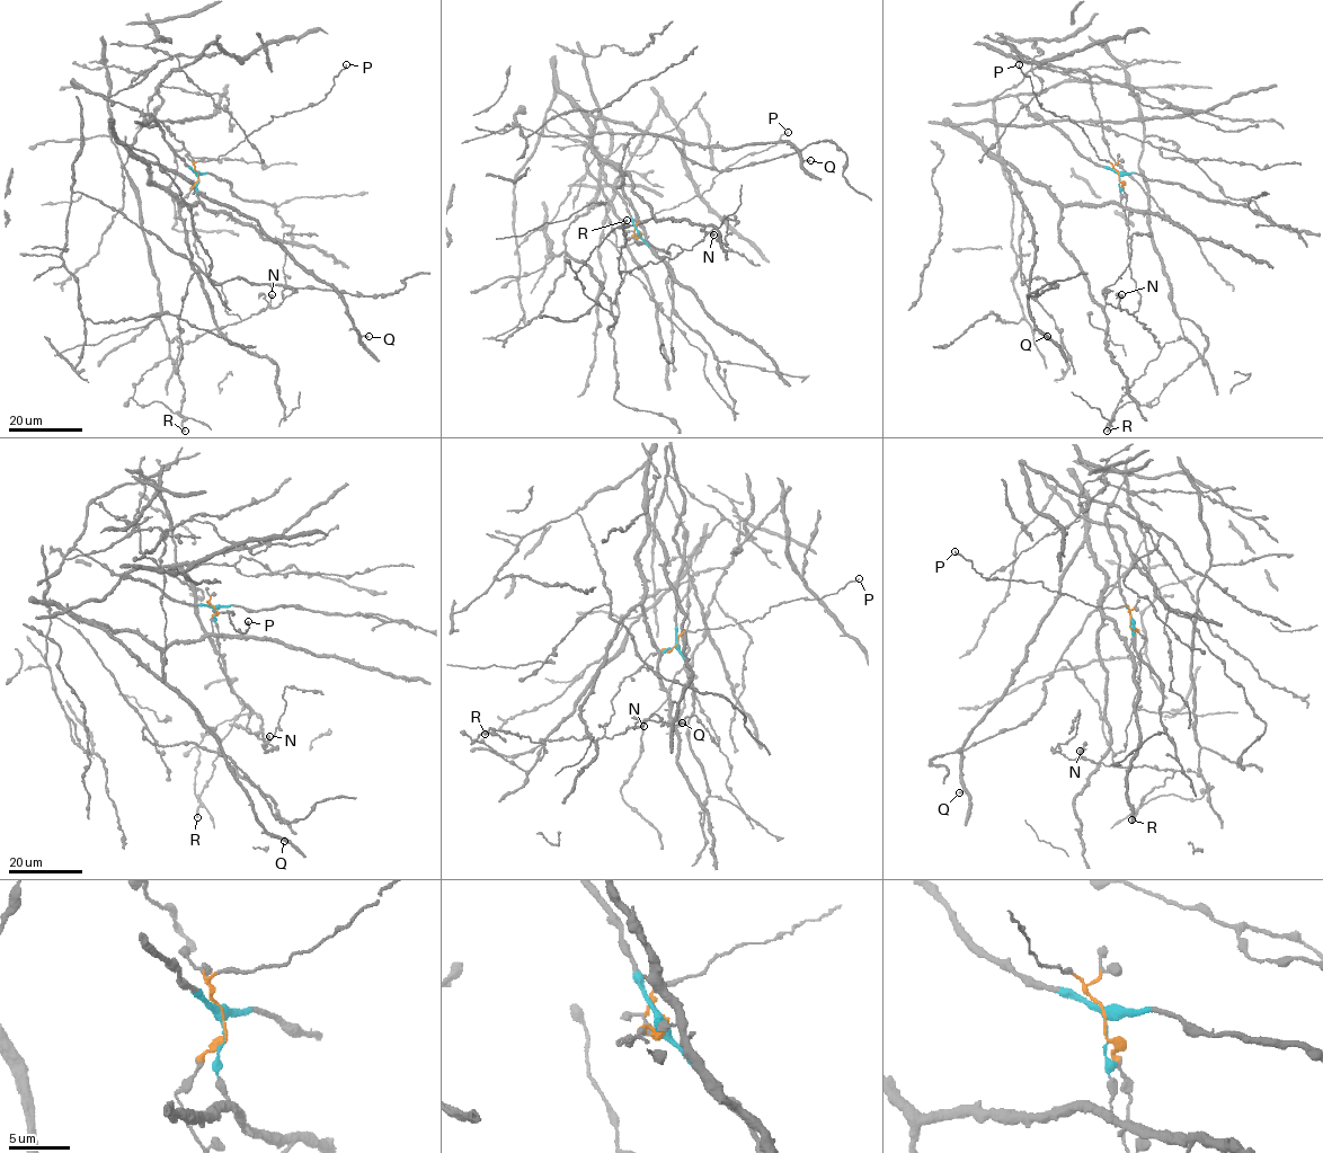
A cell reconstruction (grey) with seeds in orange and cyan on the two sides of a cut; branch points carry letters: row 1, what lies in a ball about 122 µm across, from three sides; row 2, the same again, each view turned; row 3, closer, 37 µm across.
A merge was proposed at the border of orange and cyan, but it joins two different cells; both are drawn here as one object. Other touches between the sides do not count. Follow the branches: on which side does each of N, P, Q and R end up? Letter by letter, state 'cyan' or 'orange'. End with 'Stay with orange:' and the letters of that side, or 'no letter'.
N: orange
P: orange
Q: cyan
R: orange
Stay with orange: N, P, R

